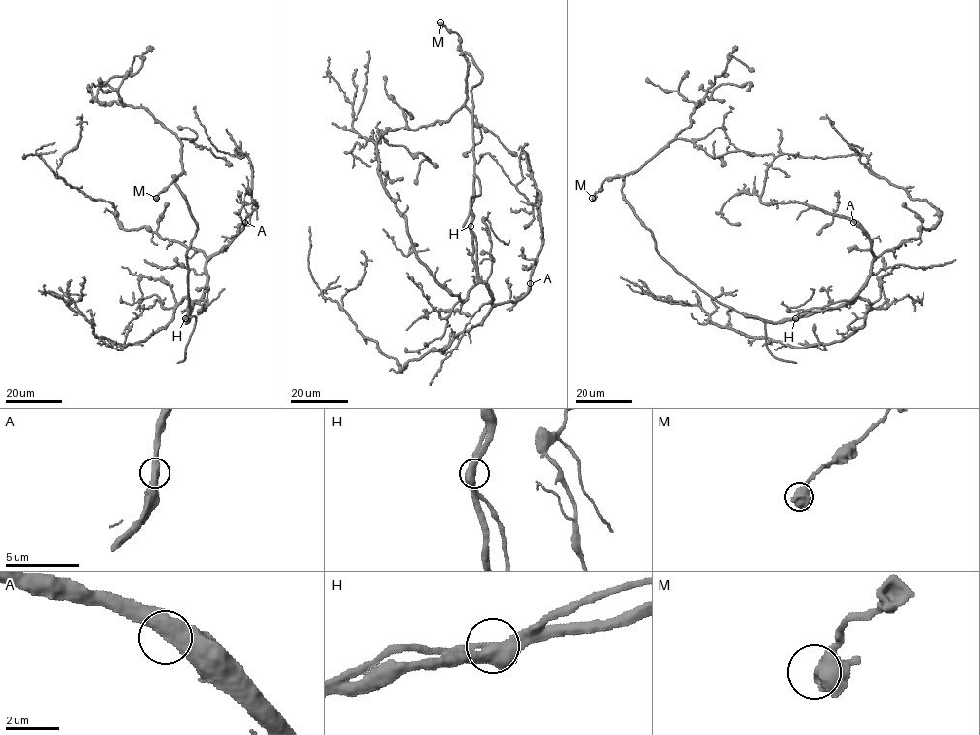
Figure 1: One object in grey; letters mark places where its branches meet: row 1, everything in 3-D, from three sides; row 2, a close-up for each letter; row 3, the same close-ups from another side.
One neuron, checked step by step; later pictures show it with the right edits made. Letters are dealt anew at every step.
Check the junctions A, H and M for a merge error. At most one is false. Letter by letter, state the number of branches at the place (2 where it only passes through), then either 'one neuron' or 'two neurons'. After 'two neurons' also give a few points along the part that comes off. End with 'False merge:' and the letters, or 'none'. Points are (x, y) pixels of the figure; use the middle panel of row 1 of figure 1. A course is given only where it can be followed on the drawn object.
A: branches 2; one neuron
H: branches 2; one neuron
M: branches 2; one neuron
False merge: none

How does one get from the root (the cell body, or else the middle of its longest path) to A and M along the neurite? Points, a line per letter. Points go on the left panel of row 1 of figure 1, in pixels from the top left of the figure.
A: (188, 318), (193, 305), (205, 289), (206, 263), (226, 247), (243, 229), (244, 222)
M: (188, 318), (186, 253), (197, 229), (196, 222), (174, 182), (176, 177), (156, 198)

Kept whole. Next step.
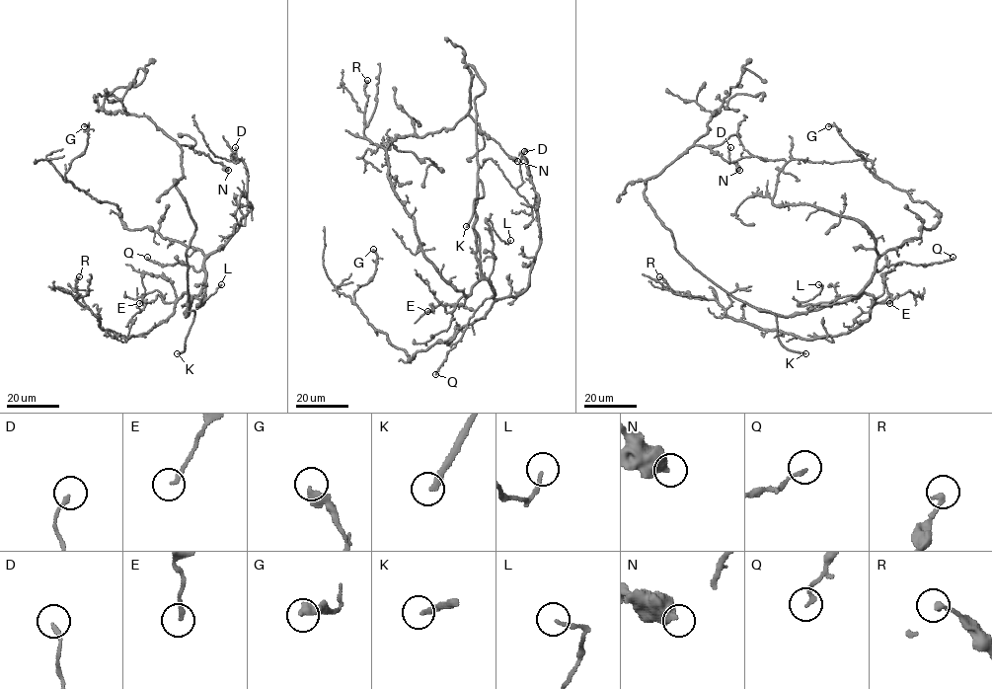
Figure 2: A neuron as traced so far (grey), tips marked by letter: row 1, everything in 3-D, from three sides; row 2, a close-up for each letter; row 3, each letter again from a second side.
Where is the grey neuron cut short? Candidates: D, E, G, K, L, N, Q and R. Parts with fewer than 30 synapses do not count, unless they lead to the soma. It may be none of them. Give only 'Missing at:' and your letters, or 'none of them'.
Missing at: K

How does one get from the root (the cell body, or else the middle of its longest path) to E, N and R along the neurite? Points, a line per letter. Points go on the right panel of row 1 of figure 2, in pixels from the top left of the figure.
E: (768, 313), (793, 316), (816, 307), (848, 301), (864, 292), (877, 297), (883, 292), (885, 272), (889, 303)
N: (768, 313), (698, 271), (644, 193), (648, 179), (695, 145), (739, 170)
R: (768, 313), (874, 299), (850, 331), (802, 339), (734, 321), (659, 276)

